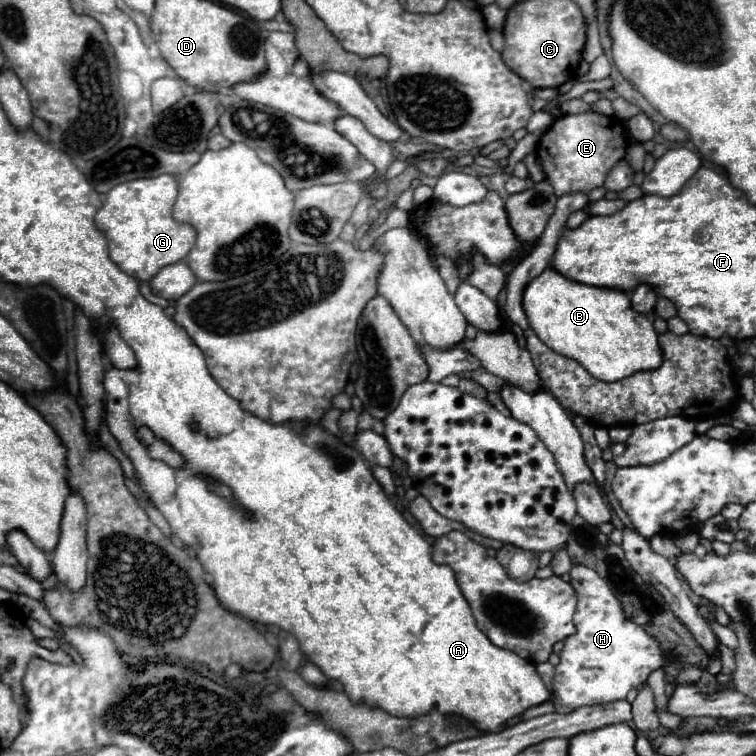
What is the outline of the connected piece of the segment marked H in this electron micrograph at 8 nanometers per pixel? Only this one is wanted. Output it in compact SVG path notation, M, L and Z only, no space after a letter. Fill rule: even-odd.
M579 564L571 568L569 576L579 598L573 616L577 630L563 640L559 664L555 666L553 704L557 712L625 700L629 690L639 688L653 670L667 664L659 642L653 640L641 626L625 618L619 600L615 600L609 584L595 570Z

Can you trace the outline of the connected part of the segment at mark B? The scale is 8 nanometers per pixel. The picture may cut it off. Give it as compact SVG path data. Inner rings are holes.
M547 266L523 290L523 310L535 334L555 352L579 360L587 372L603 382L623 380L639 370L661 366L663 354L649 316L631 308L629 294L615 288L587 286L565 278Z

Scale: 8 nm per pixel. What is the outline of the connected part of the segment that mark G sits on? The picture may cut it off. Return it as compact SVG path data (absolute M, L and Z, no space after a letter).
M183 174L179 176L155 176L155 178L139 178L139 180L131 180L127 184L117 184L109 194L107 200L103 204L103 208L97 212L95 222L99 228L105 230L107 240L109 240L109 258L129 276L141 280L141 282L149 282L163 266L175 264L183 258L187 258L189 250L195 244L195 228L191 228L191 224L183 224L177 222L171 214L175 196L179 196L179 180Z

